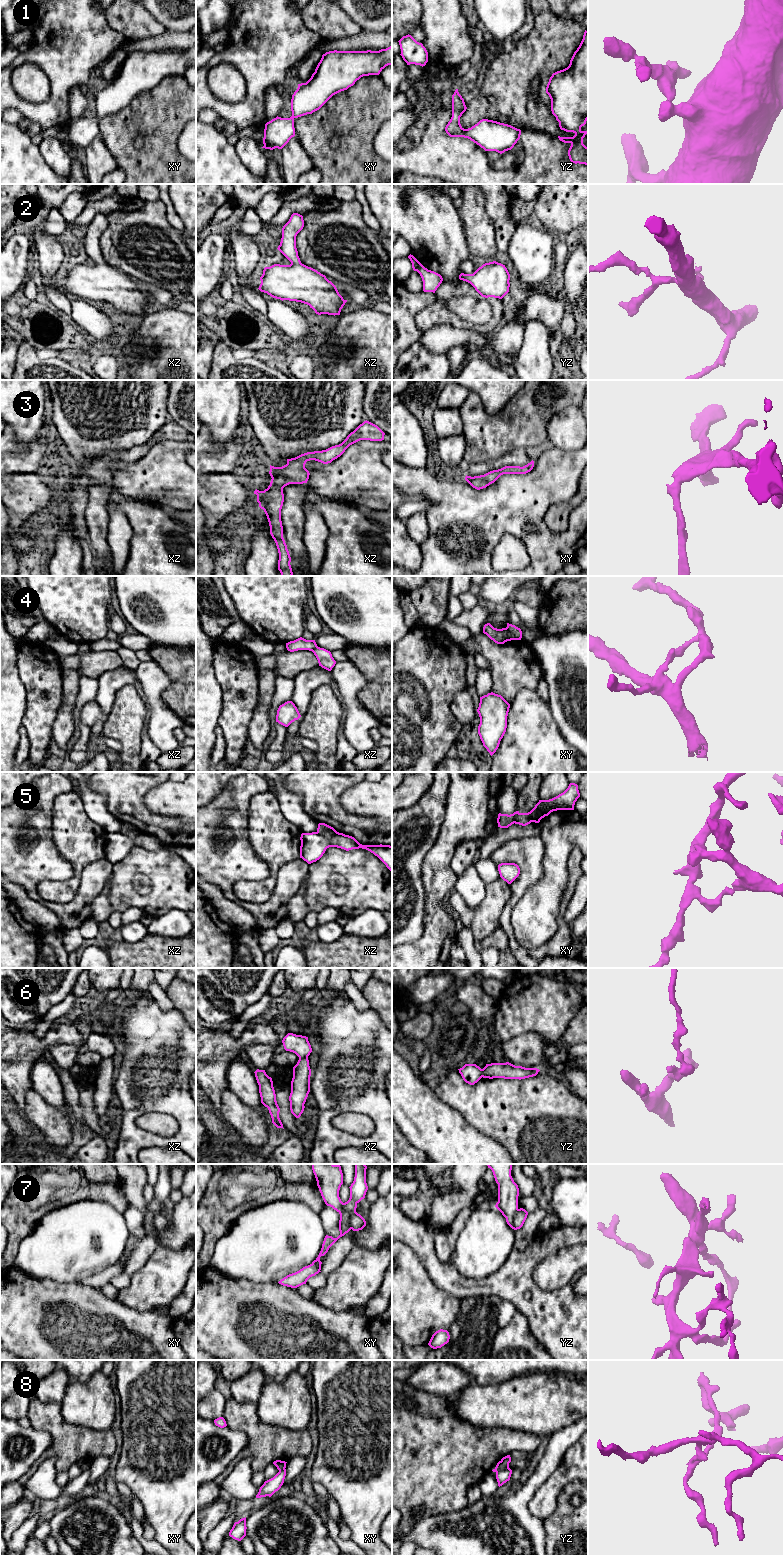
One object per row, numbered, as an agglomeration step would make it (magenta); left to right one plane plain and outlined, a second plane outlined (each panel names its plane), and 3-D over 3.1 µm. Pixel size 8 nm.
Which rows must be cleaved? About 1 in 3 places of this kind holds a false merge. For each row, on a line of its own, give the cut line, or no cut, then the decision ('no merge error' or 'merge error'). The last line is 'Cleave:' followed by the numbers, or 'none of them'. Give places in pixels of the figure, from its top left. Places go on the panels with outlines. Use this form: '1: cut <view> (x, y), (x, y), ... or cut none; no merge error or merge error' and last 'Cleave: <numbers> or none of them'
1: cut none; no merge error
2: cut none; no merge error
3: cut none; no merge error
4: cut xy (507, 626), (514, 639); merge error
5: cut xz (317, 831), (327, 837), (331, 837), (337, 832); merge error
6: cut xz (299, 1057), (307, 1058); merge error
7: cut yz (518, 1209), (515, 1214), (513, 1228); merge error
8: cut yz (508, 1465), (496, 1472); merge error
Cleave: 4, 5, 6, 7, 8

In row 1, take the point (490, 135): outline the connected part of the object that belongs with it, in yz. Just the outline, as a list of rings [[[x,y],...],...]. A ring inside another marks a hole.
[[[456,89],[452,95],[452,117],[445,127],[450,137],[468,138],[485,151],[500,154],[511,150],[520,139],[520,129],[488,119],[482,119],[471,128],[464,129],[460,124],[460,117],[466,109],[464,99]]]

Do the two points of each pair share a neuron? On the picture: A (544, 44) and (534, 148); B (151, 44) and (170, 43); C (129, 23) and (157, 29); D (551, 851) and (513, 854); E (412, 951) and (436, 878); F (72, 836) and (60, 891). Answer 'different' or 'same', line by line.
A: different
B: same
C: same
D: different
E: same
F: same

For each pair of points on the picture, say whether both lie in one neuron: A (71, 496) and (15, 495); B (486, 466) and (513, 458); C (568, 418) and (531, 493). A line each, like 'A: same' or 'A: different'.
A: same
B: same
C: different

